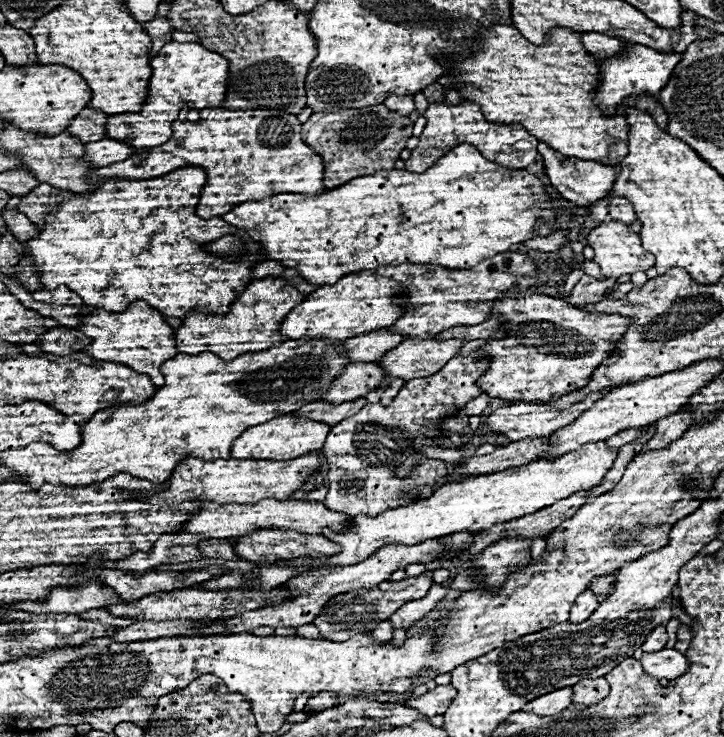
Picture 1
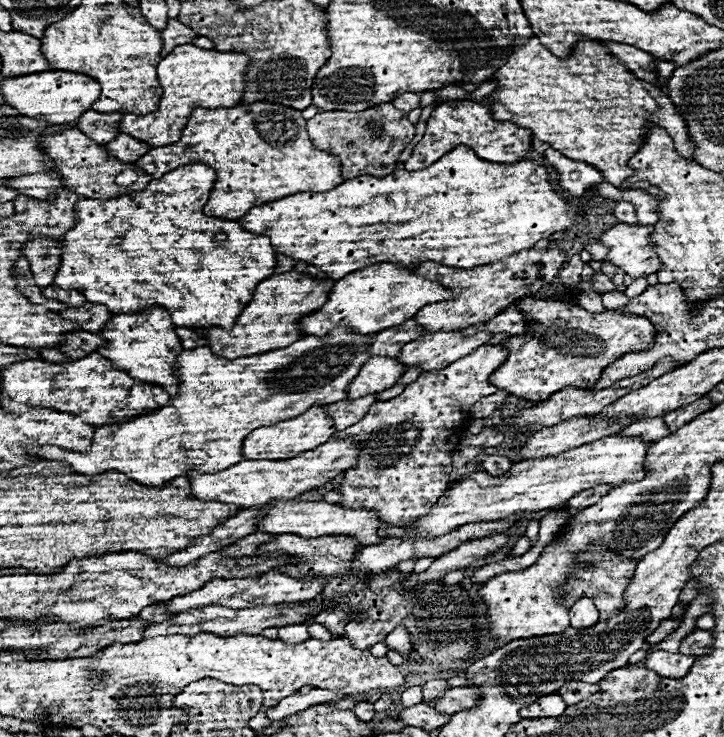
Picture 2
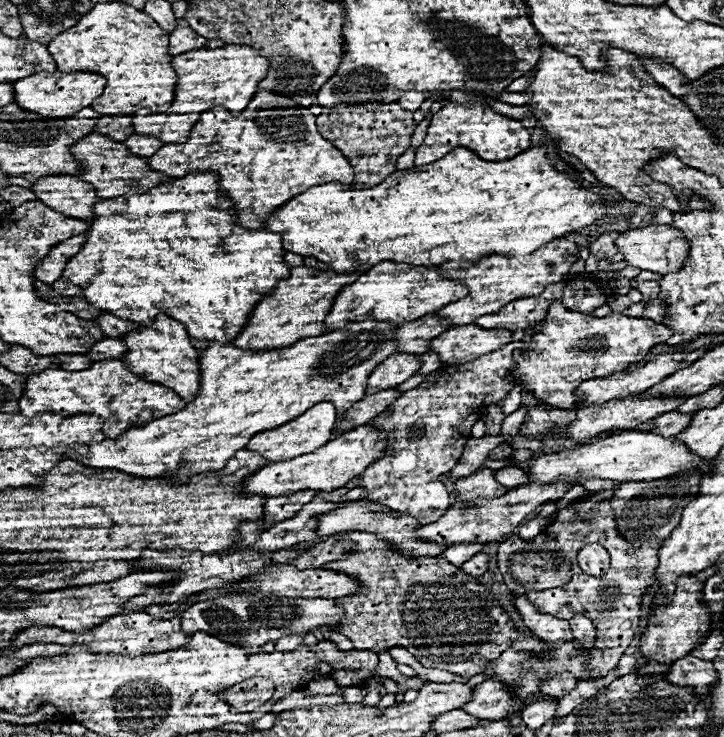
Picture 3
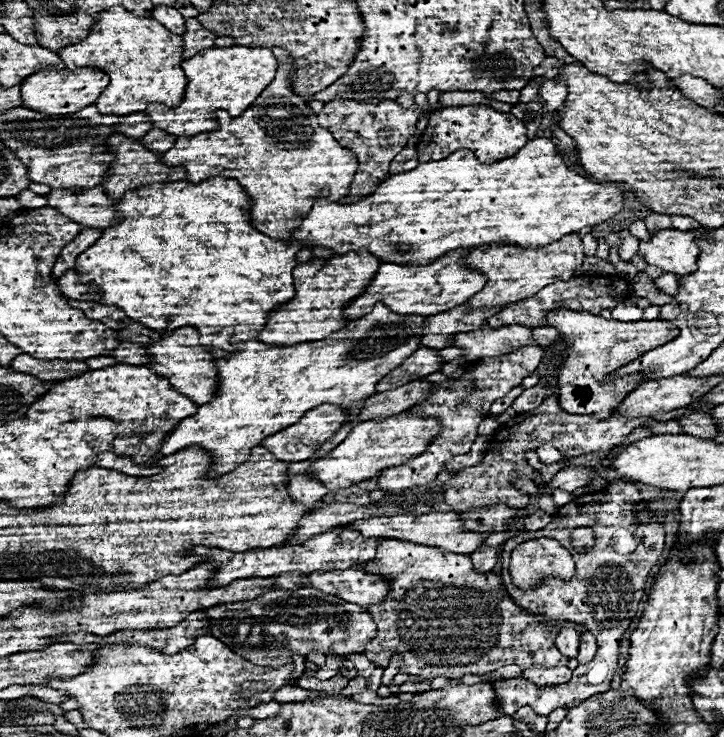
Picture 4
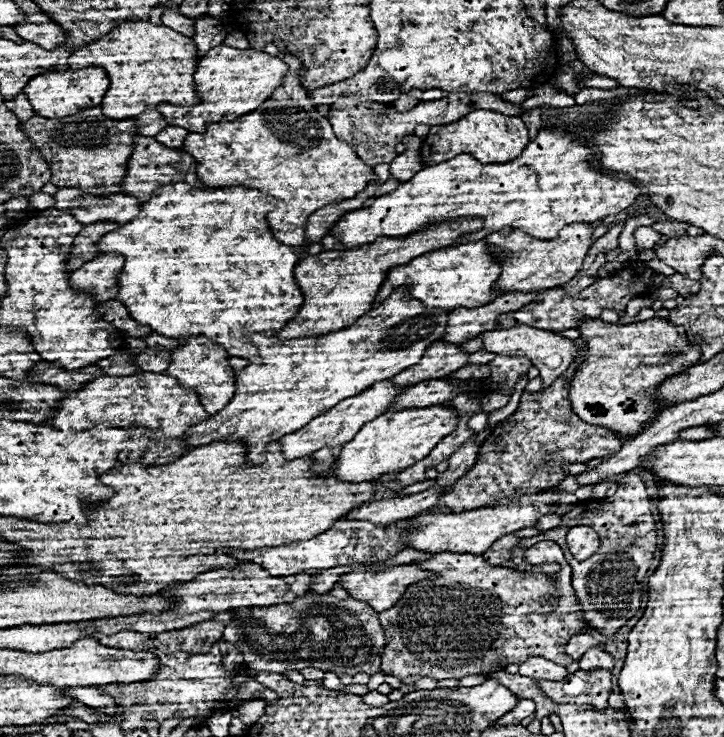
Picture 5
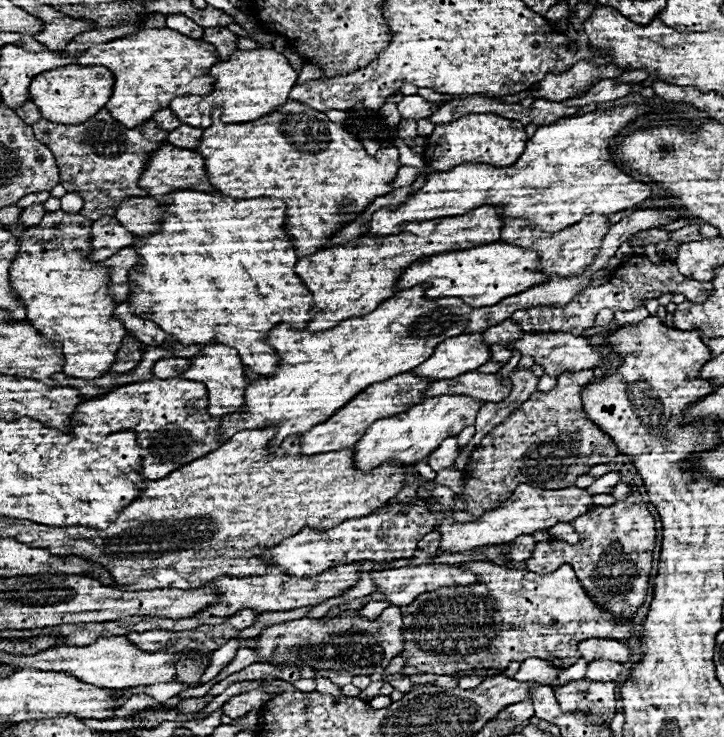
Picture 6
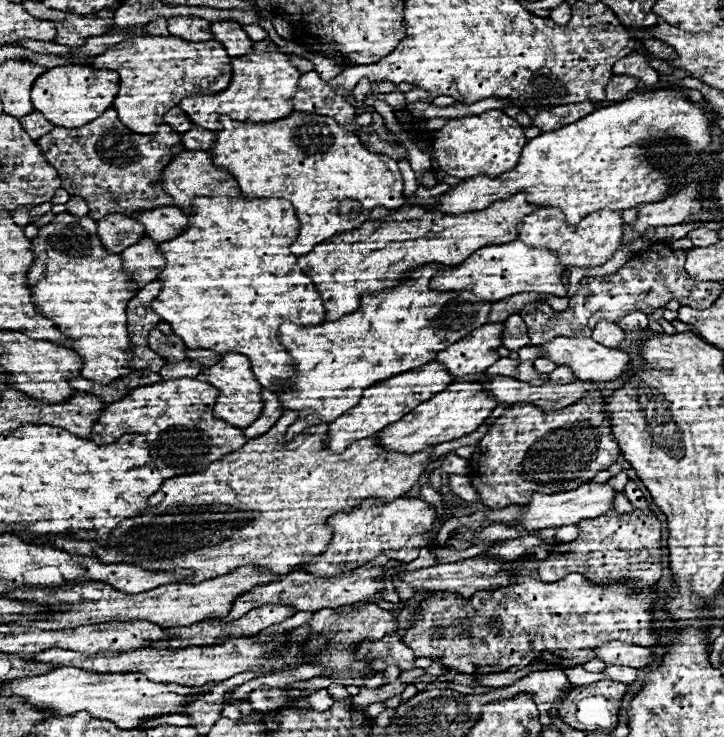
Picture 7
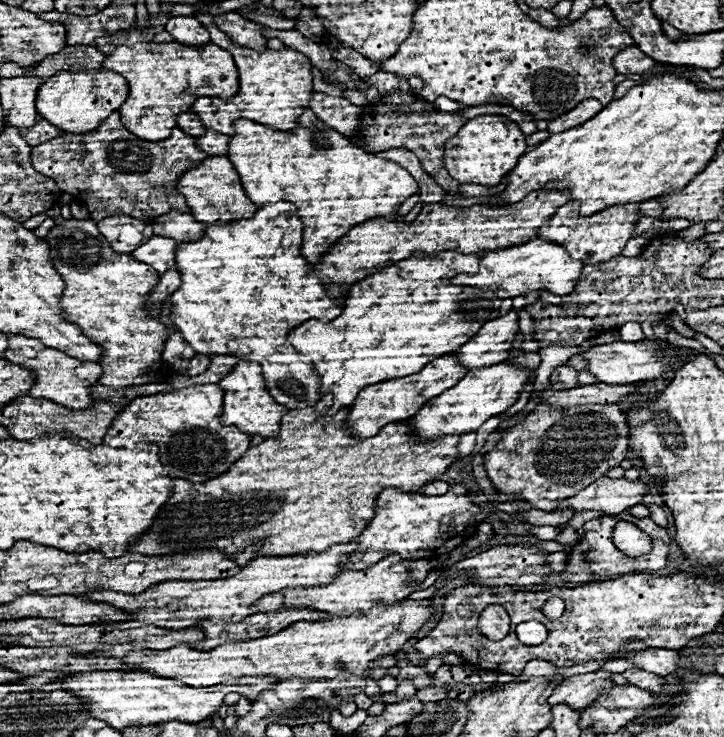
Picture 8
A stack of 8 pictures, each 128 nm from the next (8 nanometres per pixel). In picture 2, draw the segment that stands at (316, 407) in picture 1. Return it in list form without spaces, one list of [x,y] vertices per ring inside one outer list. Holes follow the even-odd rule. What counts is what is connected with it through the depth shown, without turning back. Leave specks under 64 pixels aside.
[[[378,394],[372,396],[364,396],[358,400],[342,400],[336,404],[328,404],[324,410],[328,412],[328,416],[332,416],[336,430],[344,430],[356,422],[360,422],[360,418],[364,418],[364,414],[368,414],[372,402],[378,400]]]

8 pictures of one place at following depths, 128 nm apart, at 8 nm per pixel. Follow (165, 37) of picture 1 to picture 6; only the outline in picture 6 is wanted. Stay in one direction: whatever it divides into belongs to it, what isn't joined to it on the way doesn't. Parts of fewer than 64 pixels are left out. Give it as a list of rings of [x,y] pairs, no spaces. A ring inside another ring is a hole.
[[[218,26],[218,28],[206,28],[202,38],[204,38],[208,44],[214,44],[216,50],[218,50],[218,54],[220,54],[222,58],[228,58],[228,54],[238,48],[238,46],[236,46],[238,36],[236,36],[234,32],[230,32],[228,28],[222,28],[222,26]]]

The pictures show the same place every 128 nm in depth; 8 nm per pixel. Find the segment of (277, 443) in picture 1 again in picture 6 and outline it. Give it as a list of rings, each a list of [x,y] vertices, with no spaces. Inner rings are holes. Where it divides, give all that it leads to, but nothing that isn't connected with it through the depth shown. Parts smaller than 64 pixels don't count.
[[[404,372],[404,374],[398,374],[396,378],[368,386],[354,400],[350,400],[348,406],[340,408],[332,418],[314,426],[306,434],[302,434],[302,438],[300,438],[302,454],[324,454],[324,452],[336,452],[336,450],[354,446],[364,436],[364,430],[368,430],[368,426],[372,422],[376,422],[380,418],[390,418],[390,416],[402,414],[404,410],[410,410],[412,406],[416,406],[422,400],[424,390],[428,390],[428,386],[432,382],[434,380],[416,378],[416,374],[412,374],[412,372]]]

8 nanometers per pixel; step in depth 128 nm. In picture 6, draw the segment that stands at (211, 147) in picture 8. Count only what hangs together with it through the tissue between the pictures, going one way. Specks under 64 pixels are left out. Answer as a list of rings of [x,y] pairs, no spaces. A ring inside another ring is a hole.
[[[178,126],[176,130],[172,130],[166,138],[168,144],[172,146],[188,146],[190,150],[196,150],[198,148],[198,142],[202,138],[202,130],[200,128],[192,128],[192,126]]]

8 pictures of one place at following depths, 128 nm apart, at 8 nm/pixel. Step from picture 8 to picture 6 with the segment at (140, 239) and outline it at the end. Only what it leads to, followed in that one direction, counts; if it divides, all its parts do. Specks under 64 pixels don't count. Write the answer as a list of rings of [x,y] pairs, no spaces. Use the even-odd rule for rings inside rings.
[[[102,216],[100,220],[96,220],[92,224],[92,246],[94,246],[94,250],[88,254],[88,258],[92,262],[104,262],[106,258],[114,256],[118,250],[122,250],[130,244],[132,244],[132,232],[128,232],[124,226],[120,226],[120,222],[114,216]]]

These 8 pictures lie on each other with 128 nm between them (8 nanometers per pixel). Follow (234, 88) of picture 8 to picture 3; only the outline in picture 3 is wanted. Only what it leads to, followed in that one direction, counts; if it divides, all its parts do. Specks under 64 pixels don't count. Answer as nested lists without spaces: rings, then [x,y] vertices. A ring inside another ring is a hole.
[[[104,2],[88,12],[76,26],[58,34],[48,46],[62,72],[96,72],[106,76],[106,90],[92,108],[102,116],[136,114],[140,108],[166,112],[174,102],[176,72],[168,54],[168,32],[148,14],[124,2]]]

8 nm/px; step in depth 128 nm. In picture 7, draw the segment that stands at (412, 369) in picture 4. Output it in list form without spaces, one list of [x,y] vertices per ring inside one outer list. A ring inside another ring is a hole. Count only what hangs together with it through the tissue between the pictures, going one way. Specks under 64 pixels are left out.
[[[502,322],[484,324],[478,330],[472,330],[472,334],[464,336],[460,342],[448,346],[448,350],[440,352],[436,360],[444,364],[454,378],[484,372],[496,360],[500,360],[498,348],[502,346],[502,330]]]

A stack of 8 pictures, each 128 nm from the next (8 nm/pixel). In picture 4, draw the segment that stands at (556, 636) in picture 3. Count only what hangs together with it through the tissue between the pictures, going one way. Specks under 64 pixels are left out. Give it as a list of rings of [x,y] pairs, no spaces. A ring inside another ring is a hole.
[[[562,628],[556,638],[556,648],[568,658],[576,658],[580,648],[580,634],[574,628]]]

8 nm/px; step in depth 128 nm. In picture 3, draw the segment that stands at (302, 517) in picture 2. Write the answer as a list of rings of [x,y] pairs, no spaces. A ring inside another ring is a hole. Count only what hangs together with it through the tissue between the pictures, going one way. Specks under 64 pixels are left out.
[[[350,502],[338,510],[332,510],[324,516],[318,518],[318,534],[320,536],[332,536],[332,534],[340,534],[340,532],[348,532],[348,530],[368,530],[370,534],[378,534],[386,540],[390,540],[398,550],[402,550],[406,556],[438,556],[442,554],[448,546],[436,546],[436,542],[420,542],[420,538],[416,538],[416,530],[422,526],[416,518],[412,516],[398,516],[394,518],[392,514],[384,512],[384,506],[380,504],[372,504],[372,502]]]

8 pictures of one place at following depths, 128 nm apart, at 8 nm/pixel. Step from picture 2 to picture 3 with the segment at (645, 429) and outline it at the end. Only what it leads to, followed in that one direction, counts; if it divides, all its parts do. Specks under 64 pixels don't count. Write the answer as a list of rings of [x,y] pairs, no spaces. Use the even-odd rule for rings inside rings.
[[[668,412],[662,414],[658,418],[654,418],[654,430],[656,434],[664,434],[664,436],[676,436],[680,432],[684,432],[692,422],[692,414],[680,414],[680,412]]]

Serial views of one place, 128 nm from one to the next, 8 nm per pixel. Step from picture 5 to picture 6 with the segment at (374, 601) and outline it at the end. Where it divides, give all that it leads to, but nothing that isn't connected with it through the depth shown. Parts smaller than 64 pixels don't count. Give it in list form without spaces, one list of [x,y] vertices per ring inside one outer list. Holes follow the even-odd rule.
[[[450,564],[406,566],[382,572],[370,572],[376,590],[386,594],[386,600],[394,606],[406,606],[418,594],[438,590],[440,586],[470,586],[478,582],[474,572],[456,568]]]

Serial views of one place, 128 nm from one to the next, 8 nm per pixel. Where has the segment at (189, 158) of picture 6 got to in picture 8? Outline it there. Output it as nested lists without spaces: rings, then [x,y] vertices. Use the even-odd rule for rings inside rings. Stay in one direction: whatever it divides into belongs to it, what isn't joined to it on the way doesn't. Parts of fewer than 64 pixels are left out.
[[[208,156],[196,168],[184,172],[178,180],[178,190],[186,196],[192,216],[204,224],[236,222],[236,218],[248,218],[252,212],[258,210],[258,206],[252,204],[246,196],[234,166],[226,156]]]

